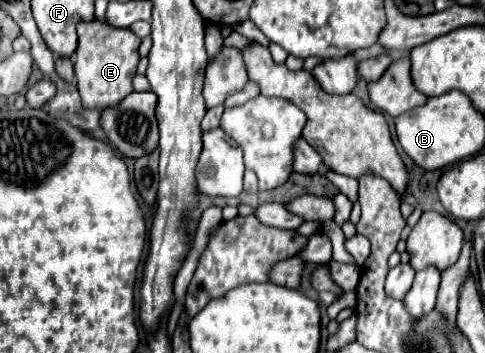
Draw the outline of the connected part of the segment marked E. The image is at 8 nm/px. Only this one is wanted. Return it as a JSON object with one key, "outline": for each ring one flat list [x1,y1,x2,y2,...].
{"outline":[[98,20,82,22,78,26,78,48,76,48,76,60,74,60,74,72,76,72,76,88,82,98,82,106,88,110,106,110,114,108,124,100,124,96,132,94,132,78,136,74,138,66,138,46,140,38,134,36,130,30,118,30,110,28,108,24,102,24]]}

